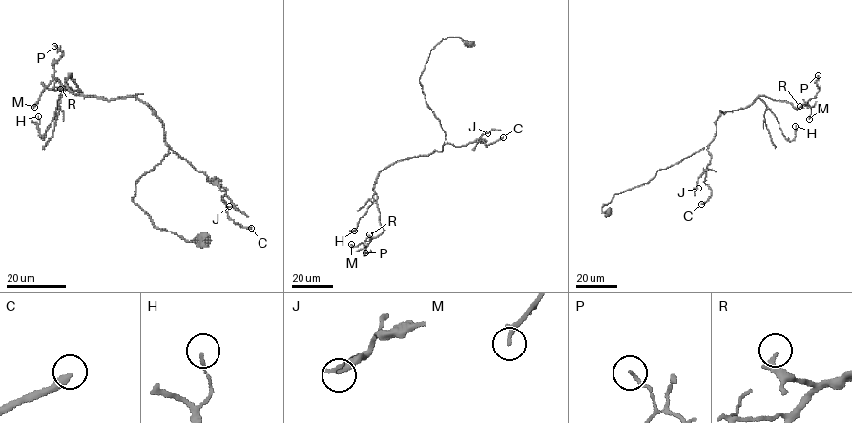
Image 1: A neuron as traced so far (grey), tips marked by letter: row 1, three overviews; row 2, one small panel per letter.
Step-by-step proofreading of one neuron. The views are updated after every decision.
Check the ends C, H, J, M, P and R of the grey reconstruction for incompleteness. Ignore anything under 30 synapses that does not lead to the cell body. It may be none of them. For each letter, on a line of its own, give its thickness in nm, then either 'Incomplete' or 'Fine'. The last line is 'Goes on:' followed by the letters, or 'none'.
C: Thickness 320 nm. Incomplete
H: Thickness 100 nm. Fine
J: Thickness 240 nm. Fine
M: Thickness 220 nm. Fine
P: Thickness 120 nm. Fine
R: Thickness 260 nm. Fine
Goes on: C

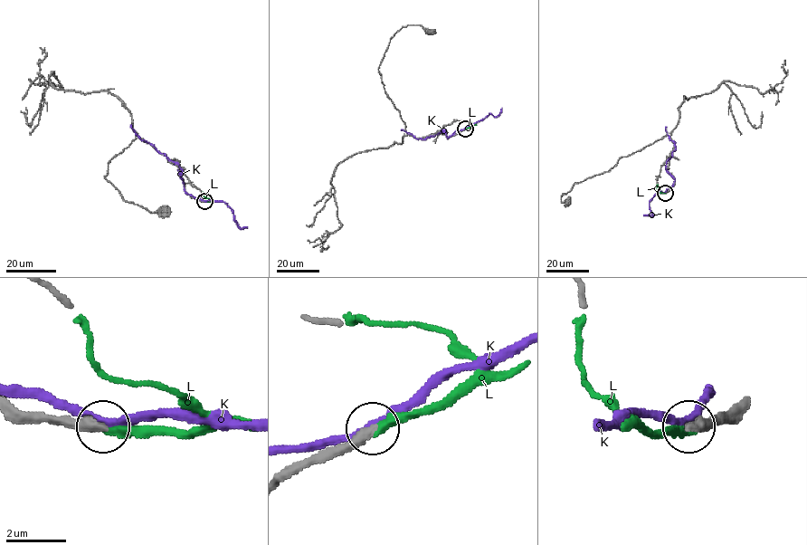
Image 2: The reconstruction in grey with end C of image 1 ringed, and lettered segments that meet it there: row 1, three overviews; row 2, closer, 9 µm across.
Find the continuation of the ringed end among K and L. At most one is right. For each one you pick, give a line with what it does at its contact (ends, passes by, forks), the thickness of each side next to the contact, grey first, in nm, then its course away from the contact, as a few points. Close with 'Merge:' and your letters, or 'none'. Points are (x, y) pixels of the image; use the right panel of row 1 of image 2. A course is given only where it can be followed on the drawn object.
L: it ends; calibres 360 and 300 nm
Merge: L

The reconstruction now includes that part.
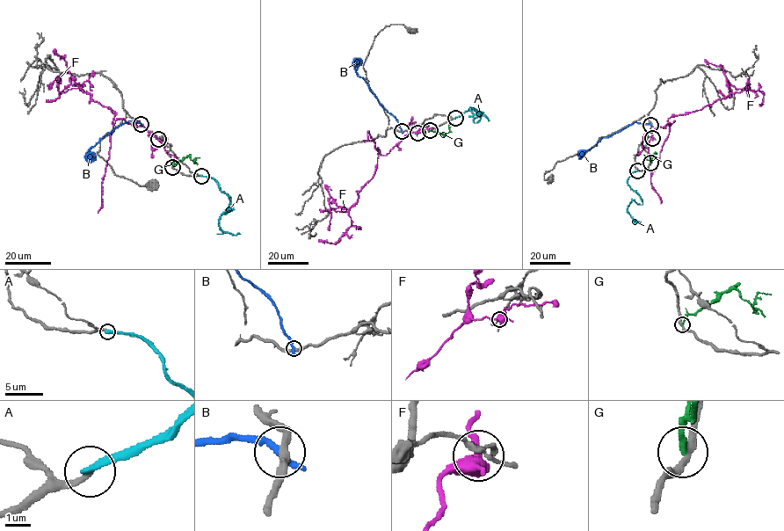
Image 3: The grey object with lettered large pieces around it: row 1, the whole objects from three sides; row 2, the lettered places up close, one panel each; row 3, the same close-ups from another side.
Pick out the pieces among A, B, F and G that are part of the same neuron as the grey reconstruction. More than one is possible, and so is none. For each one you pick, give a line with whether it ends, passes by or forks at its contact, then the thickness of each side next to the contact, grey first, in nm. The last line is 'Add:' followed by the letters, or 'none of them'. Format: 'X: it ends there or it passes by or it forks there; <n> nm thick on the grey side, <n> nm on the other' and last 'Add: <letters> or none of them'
A: it ends there; 220 nm thick on the grey side, 360 nm on the other
Add: A

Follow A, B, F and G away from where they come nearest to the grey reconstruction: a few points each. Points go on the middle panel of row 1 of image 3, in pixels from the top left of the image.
A: (455, 118), (472, 107), (480, 112), (476, 122), (474, 120), (482, 113), (470, 106), (489, 120)
B: (402, 131), (397, 120), (379, 103), (366, 83), (357, 74), (357, 57)
F: (417, 133), (410, 132), (386, 155), (377, 149), (373, 176), (349, 211), (351, 225), (336, 243), (318, 240)
G: (430, 130), (444, 134), (449, 131), (448, 126), (453, 124)

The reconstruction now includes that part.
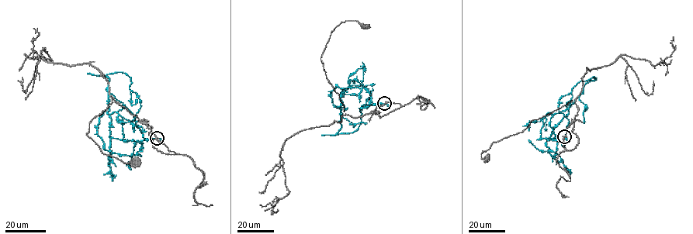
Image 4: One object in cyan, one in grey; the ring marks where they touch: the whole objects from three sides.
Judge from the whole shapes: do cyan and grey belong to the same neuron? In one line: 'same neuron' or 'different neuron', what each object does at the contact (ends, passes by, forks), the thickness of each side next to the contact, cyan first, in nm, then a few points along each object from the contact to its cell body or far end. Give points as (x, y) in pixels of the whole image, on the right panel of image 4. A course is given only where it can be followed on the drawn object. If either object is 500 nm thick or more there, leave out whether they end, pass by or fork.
different neuron | cyan passes by | grey forks | 170/190 nm | cyan via (564, 135), (569, 120), (558, 109), (559, 98), (594, 77), (553, 129), (549, 153), (528, 140) | grey via (564, 135), (577, 115), (575, 99), (532, 120), (521, 132), (493, 142), (481, 153), (481, 159), (486, 158)

